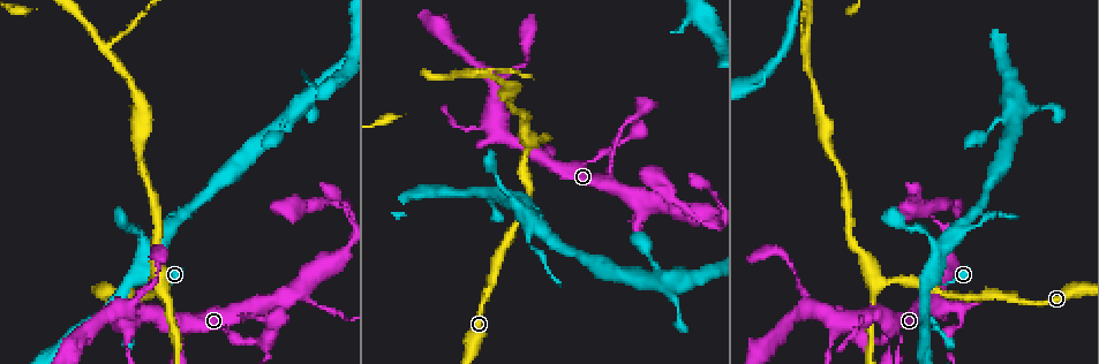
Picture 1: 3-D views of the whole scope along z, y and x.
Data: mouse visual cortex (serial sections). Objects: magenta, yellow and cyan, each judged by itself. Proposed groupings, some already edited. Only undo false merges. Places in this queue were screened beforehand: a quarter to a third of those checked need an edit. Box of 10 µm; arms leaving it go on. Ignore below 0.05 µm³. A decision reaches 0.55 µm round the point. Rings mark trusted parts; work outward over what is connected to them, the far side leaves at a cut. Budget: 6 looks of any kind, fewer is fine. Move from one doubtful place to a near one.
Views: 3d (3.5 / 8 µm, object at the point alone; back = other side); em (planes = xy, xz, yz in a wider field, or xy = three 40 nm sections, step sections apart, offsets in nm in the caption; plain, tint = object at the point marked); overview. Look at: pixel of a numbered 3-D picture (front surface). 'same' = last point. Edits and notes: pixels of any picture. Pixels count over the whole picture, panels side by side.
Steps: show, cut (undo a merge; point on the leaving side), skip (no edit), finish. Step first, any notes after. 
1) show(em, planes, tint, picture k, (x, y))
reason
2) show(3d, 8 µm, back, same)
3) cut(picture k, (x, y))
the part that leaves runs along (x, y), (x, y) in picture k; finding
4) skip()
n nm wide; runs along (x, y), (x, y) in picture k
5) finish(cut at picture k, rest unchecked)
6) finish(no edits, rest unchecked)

show(3d, 3.5 µm, picture 1, (178, 318))
four-way junction

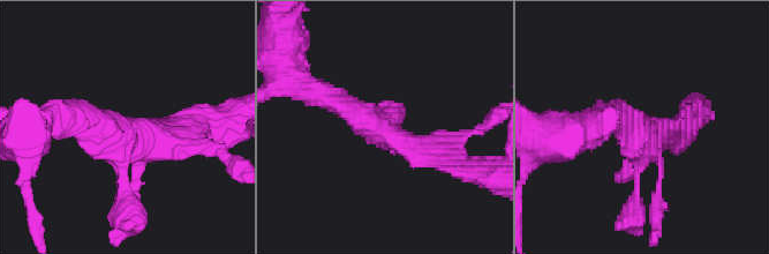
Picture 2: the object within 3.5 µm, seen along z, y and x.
show(em, xy, step 3, plain, picture 2, (384, 135))
4 arms; arms of 100, 100, 300, 350 nm; now the EM

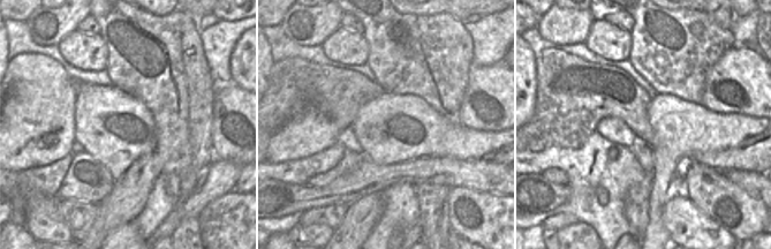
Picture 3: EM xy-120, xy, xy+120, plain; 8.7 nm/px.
show(em, xy, step 3, tint, same)

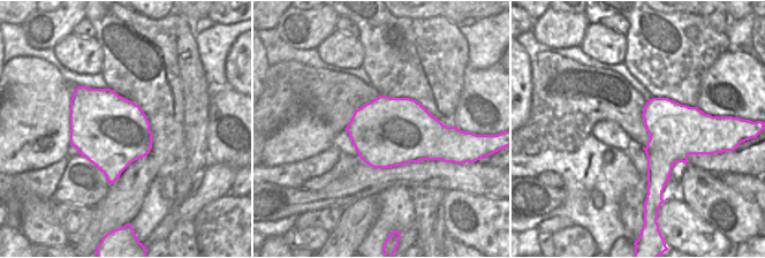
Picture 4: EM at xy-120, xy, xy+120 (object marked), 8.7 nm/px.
skip()
600 nm wide; runs along (457, 163), (397, 140), (322, 95) in picture 2; all the same cell

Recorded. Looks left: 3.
show(3d, 3.5 µm, picture 1, (492, 117))
three-way junction

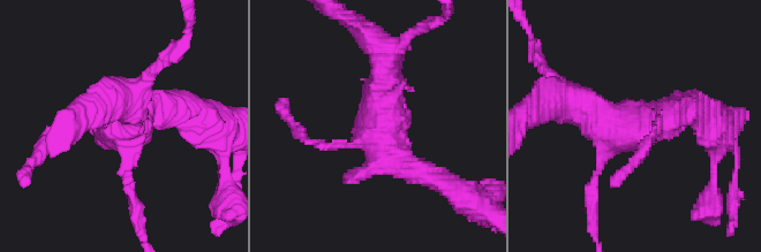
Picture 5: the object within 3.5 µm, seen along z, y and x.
show(em, xy, step 2, plain, picture 5, (381, 120))
now the EM

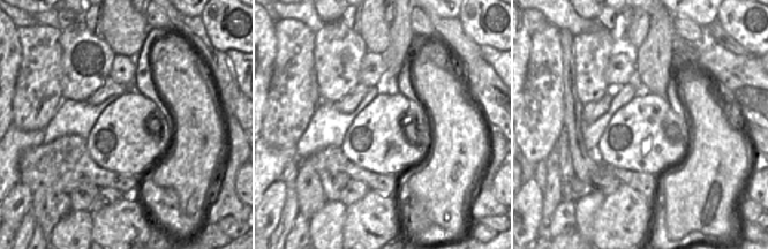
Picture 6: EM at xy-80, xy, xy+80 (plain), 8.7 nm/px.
show(em, xy, step 2, tint, same)

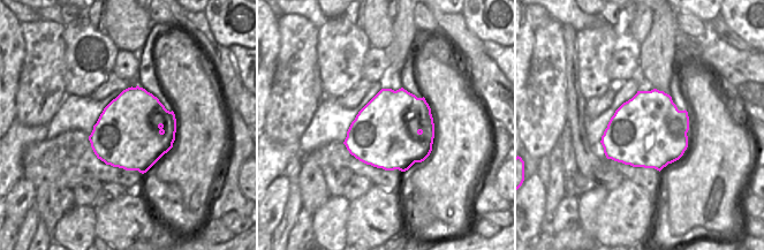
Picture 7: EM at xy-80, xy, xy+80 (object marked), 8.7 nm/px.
skip()
runs along (438, 180), (385, 150), (385, 68) in picture 5; continuous, no second cell

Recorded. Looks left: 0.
finish(no edits, rest unchecked)

